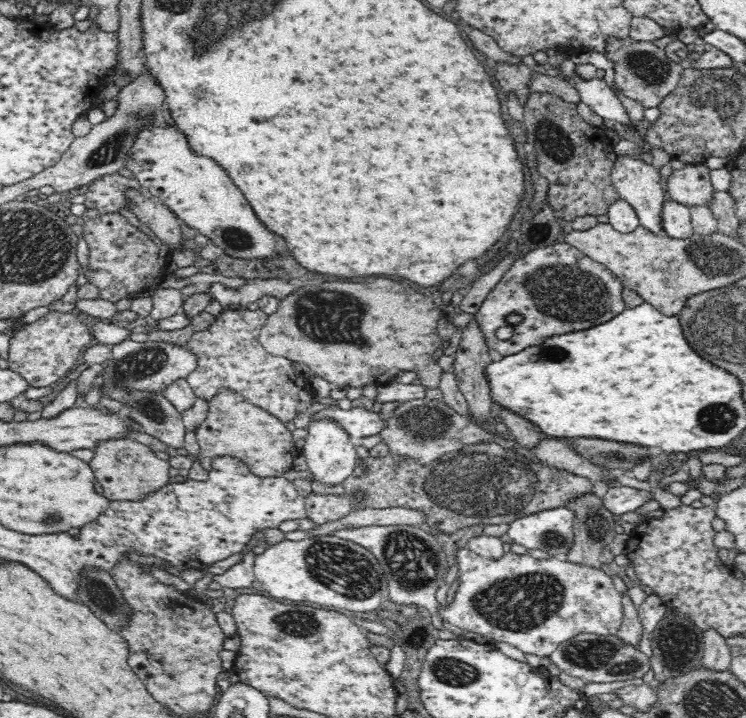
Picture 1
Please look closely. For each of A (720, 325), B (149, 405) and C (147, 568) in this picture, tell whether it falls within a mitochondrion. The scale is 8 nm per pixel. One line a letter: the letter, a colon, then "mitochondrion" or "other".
A: mitochondrion
B: mitochondrion
C: other

